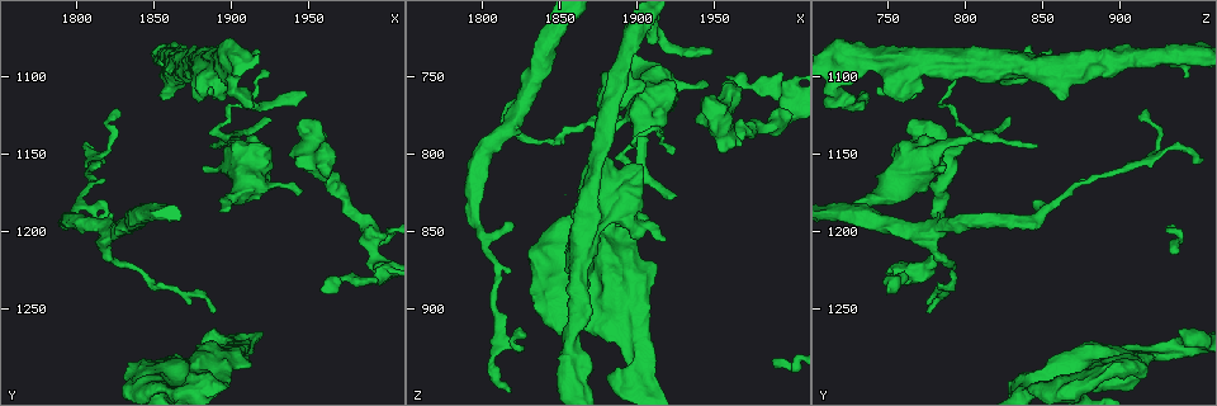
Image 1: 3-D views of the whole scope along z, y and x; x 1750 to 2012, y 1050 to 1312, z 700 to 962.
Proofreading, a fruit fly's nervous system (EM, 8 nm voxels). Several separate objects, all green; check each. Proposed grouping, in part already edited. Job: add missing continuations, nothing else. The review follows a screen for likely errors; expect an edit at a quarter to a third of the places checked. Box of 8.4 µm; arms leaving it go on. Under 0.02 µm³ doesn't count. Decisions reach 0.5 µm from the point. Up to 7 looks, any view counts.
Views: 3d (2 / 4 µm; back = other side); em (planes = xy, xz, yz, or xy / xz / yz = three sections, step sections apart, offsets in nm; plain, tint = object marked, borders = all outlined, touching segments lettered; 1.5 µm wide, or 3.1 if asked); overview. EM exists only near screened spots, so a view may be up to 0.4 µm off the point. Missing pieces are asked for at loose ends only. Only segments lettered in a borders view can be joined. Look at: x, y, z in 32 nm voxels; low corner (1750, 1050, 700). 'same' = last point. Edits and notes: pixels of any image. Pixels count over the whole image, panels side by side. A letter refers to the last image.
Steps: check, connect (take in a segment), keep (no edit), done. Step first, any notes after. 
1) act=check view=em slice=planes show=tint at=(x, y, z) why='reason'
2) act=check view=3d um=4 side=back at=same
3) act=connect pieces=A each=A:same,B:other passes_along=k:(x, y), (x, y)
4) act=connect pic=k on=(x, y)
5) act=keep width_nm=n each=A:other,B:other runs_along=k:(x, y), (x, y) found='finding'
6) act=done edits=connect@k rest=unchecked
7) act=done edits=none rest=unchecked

act=check view=em slice=planes show=plain at=(1948, 1112, 734) why='free end'

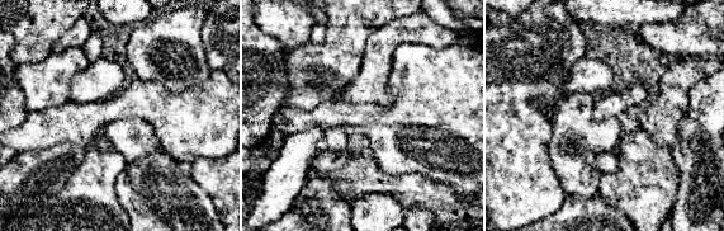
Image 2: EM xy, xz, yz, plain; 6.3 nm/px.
act=check view=em slice=planes show=borders at=same why='see the neighbours'

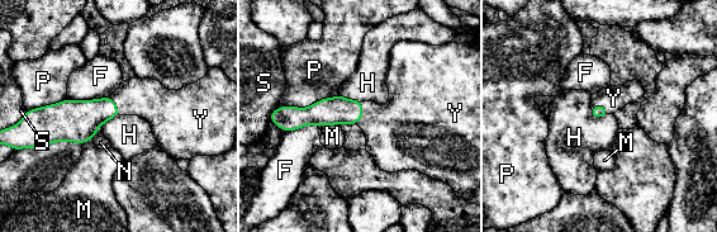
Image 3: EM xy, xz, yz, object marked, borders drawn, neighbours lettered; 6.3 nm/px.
act=connect pieces=Y each=F:other,H:other,M:other,N:other,P:other,S:other,Y:same passes_along=3:(597, 112), (601, 105), (613, 98) found='it goes on there'

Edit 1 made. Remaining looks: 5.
act=check view=overview why='redraw'

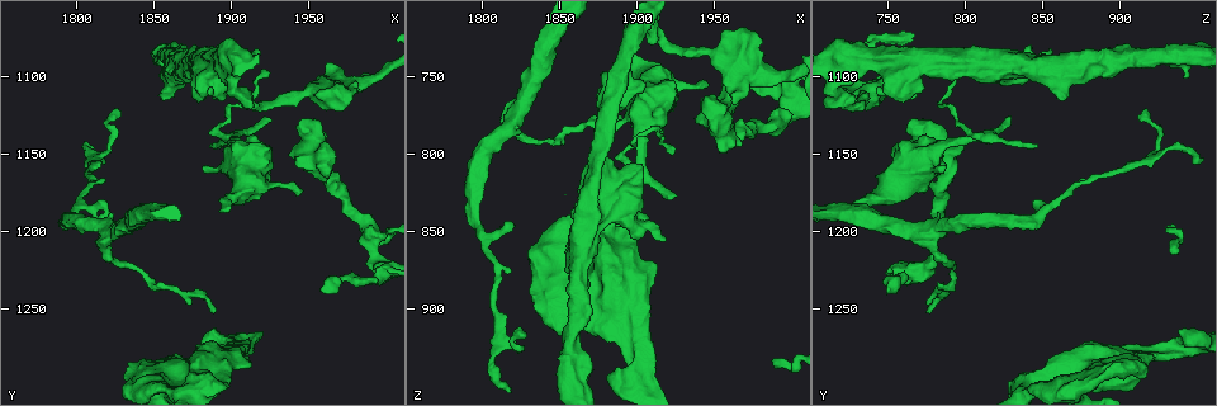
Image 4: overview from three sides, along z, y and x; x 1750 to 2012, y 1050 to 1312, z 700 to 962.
act=check view=3d um=4 at=(1882, 1158, 788) why='thick end'

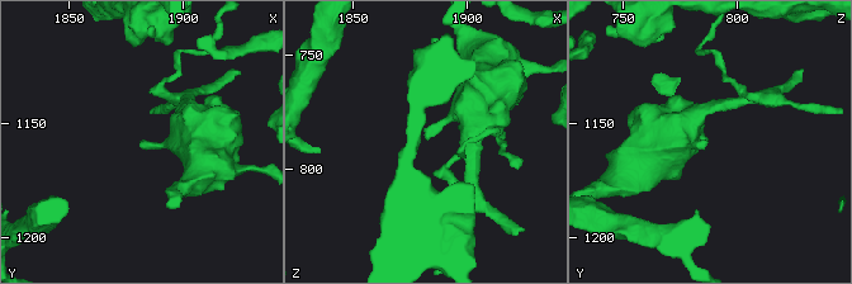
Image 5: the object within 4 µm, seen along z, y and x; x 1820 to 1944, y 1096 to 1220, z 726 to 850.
act=check view=em slice=planes show=borders at=(1882, 1158, 787) why='need the tissue'

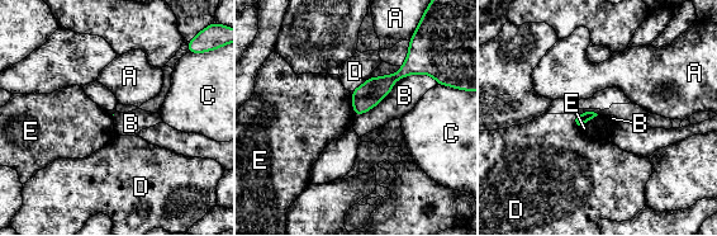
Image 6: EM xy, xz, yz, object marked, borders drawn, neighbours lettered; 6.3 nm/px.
act=keep each=A:other,B:other,C:other,D:other,E:other border=6:(399, 80), (428, 74), (438, 84) found='none of them fits'

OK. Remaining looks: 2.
act=check view=em slice=xy step=8 show=borders at=(1958, 1238, 752) why='free end'

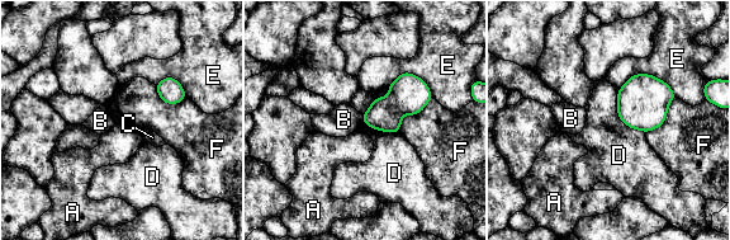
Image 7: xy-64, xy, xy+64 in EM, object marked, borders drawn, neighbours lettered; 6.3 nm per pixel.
act=keep width_nm=170 each=A:other,B:other,C:other,D:other,E:other,F:other border=7:(617, 89), (617, 116), (645, 132) found='no lettered segment goes on from it'

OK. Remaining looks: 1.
act=done edits=connect@3 rest=unchecked

